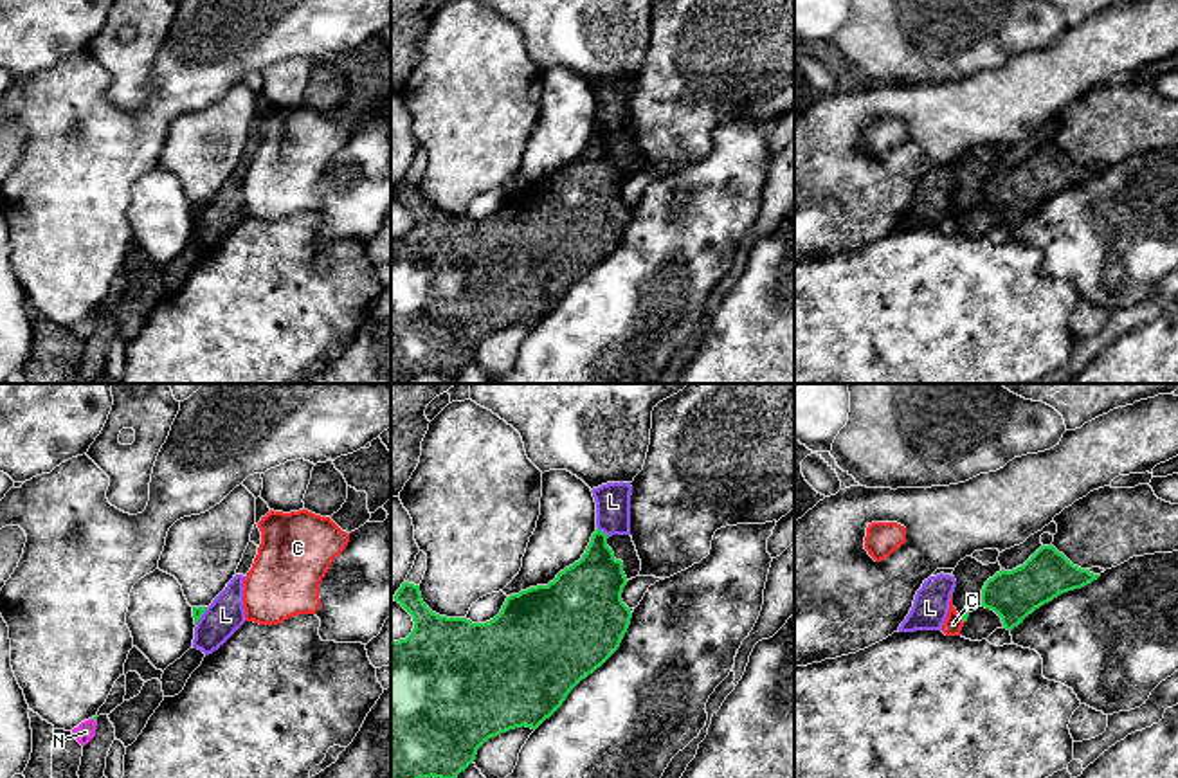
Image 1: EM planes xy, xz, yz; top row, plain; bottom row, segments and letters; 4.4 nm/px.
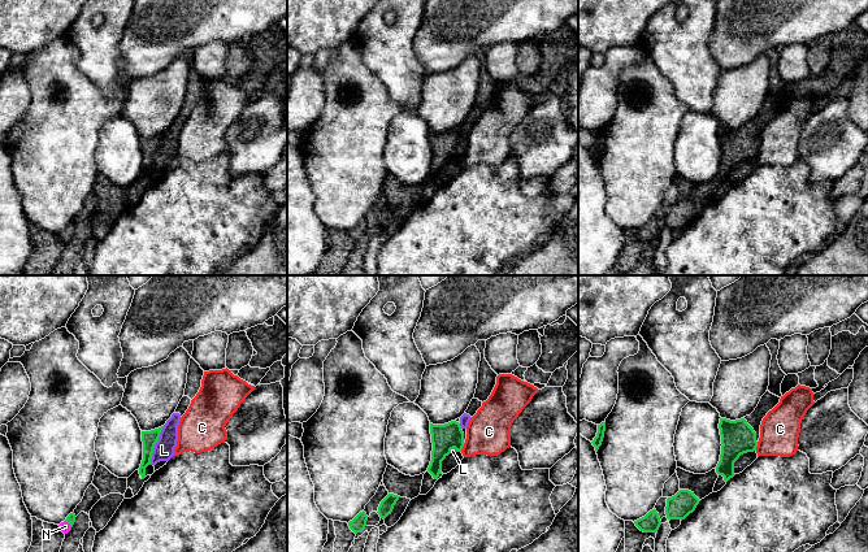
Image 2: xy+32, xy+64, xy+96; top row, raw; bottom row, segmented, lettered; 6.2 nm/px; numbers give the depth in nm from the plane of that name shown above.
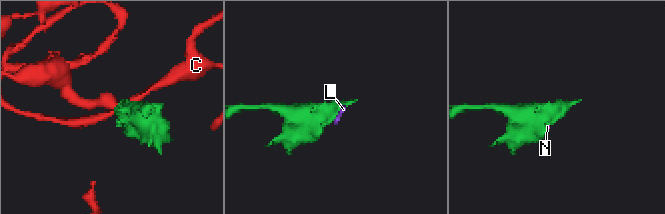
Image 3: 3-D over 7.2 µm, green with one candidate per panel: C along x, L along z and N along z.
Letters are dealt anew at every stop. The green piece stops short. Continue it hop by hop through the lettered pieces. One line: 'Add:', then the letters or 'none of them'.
Add: N

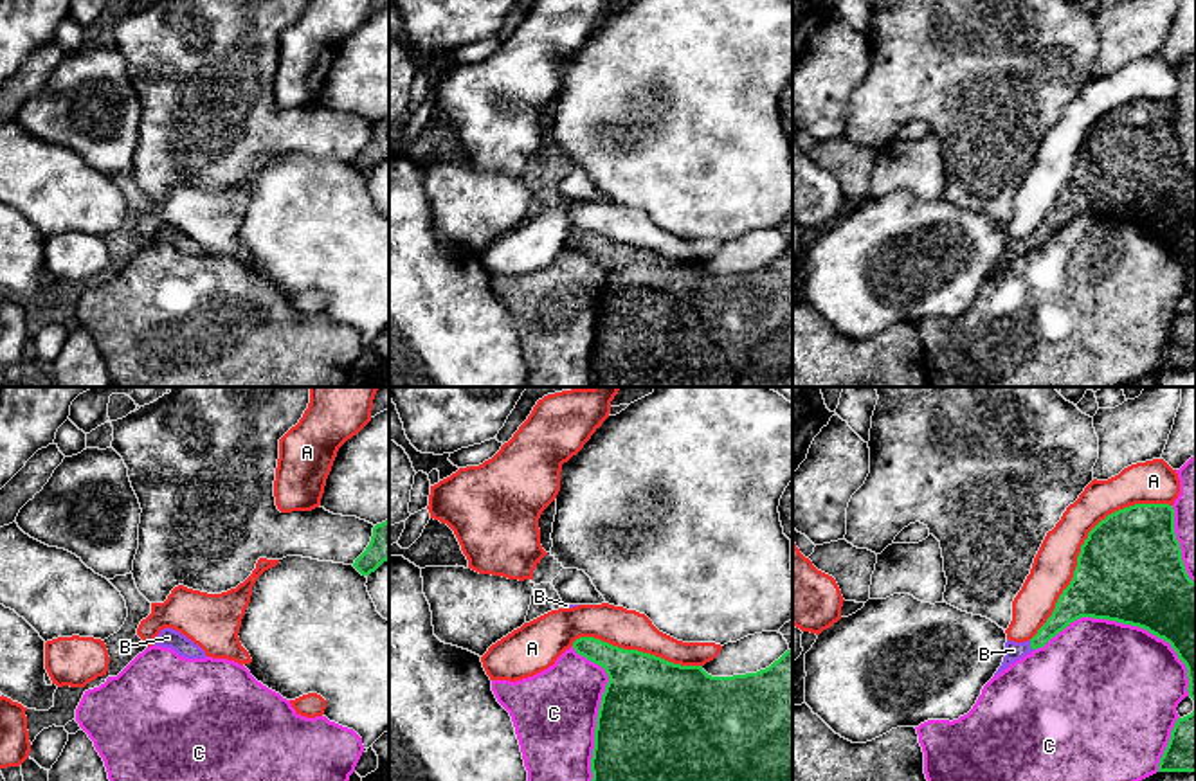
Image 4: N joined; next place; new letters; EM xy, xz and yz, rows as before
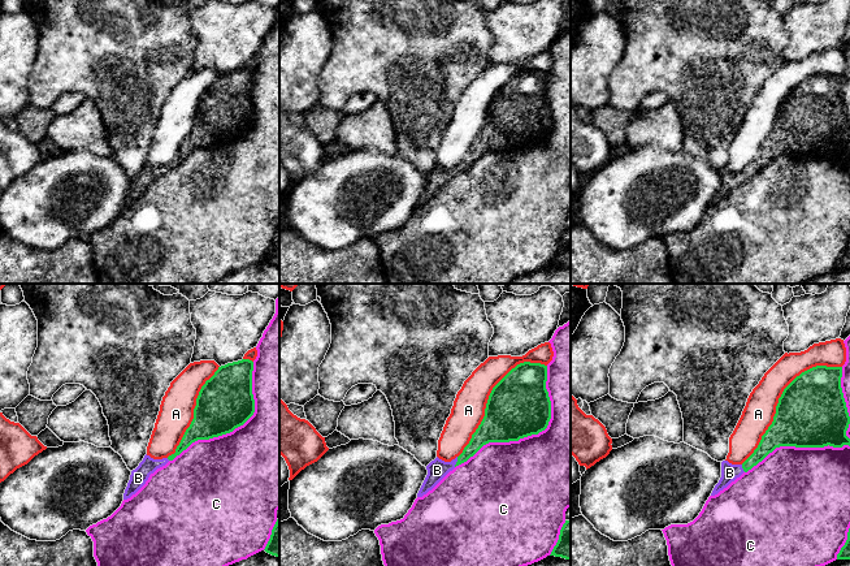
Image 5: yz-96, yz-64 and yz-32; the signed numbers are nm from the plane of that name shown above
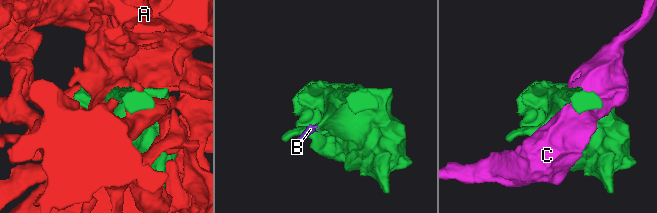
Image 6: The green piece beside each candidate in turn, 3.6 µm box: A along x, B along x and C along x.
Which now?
Add: B

